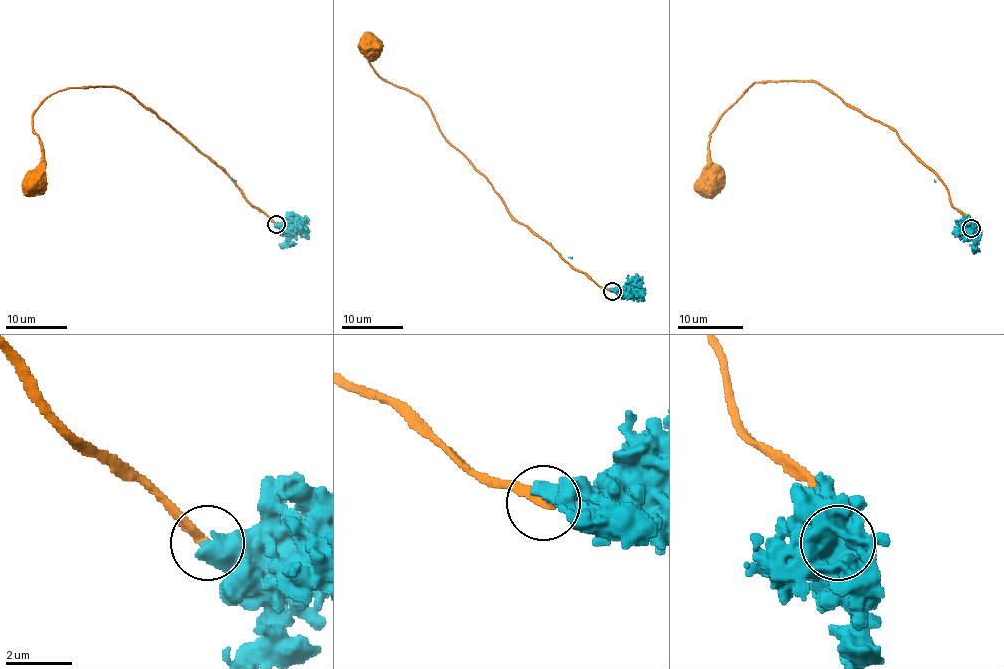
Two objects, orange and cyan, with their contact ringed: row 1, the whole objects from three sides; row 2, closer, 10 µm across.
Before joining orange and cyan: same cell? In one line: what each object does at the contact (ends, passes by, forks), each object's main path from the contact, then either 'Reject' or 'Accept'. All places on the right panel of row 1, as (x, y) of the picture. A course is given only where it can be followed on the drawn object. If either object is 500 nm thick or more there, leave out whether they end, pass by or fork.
Course of orange: (971, 227), (952, 204), (947, 186), (894, 130), (851, 109), (814, 81), (756, 81), (710, 134), (710, 181). Course of cyan: (970, 227), (934, 180). Reject

